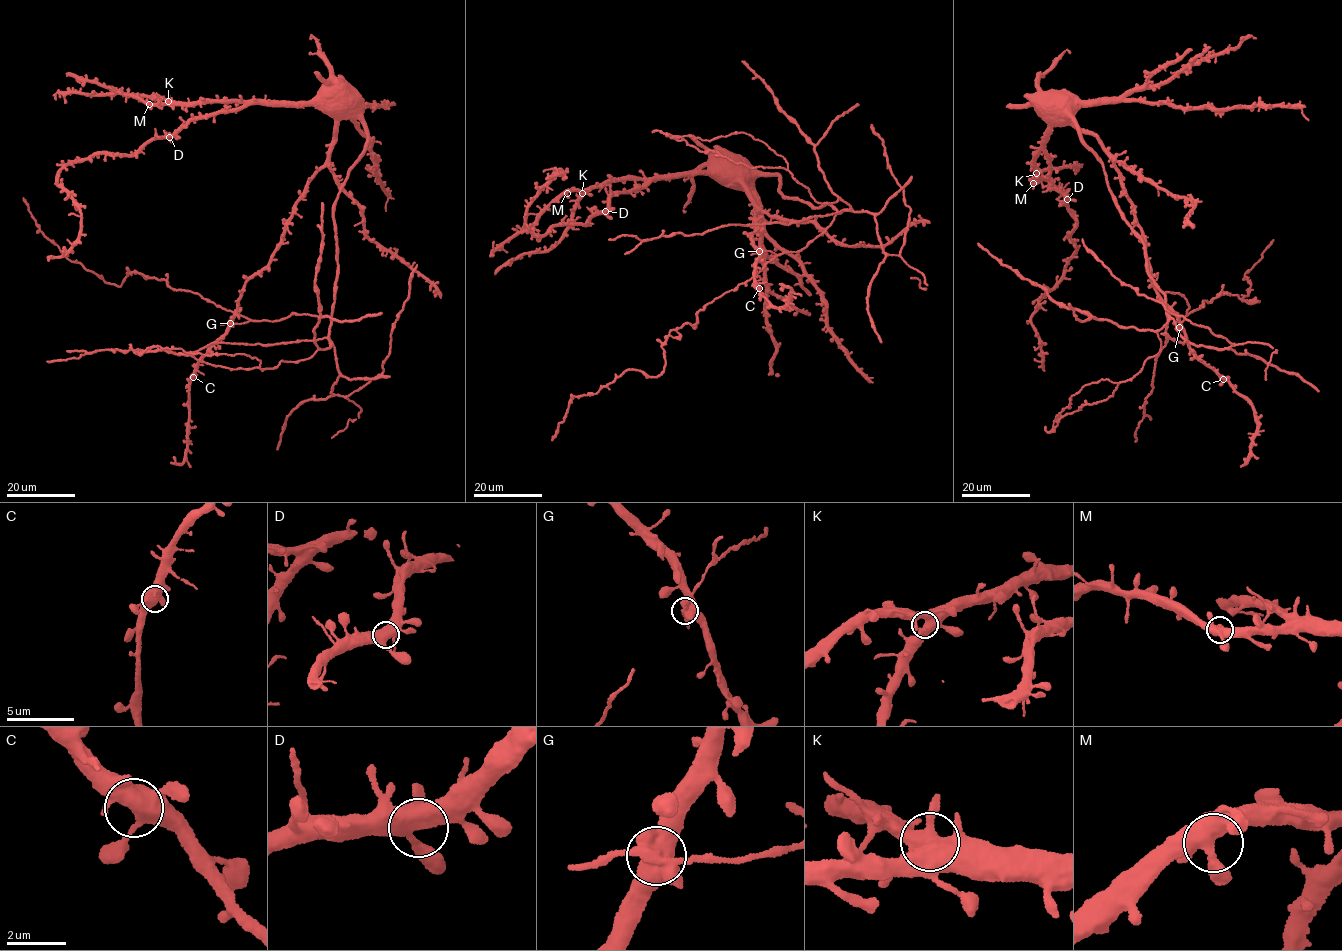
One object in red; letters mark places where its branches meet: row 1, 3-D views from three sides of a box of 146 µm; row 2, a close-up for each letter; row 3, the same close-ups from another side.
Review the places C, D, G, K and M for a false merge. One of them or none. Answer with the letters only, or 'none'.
none

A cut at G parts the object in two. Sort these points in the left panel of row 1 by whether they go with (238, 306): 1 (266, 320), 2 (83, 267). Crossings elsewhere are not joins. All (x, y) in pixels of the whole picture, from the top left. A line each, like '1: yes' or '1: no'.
1: no
2: no

